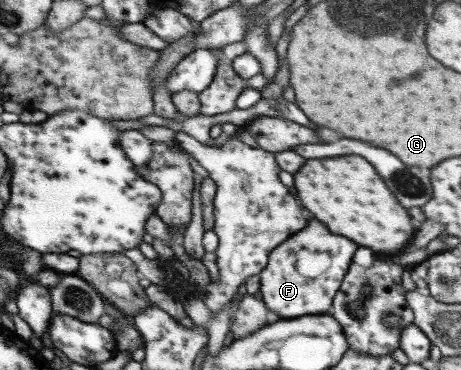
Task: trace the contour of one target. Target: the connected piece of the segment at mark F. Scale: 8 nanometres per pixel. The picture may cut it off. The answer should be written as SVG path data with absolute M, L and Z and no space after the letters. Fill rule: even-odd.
M308 219L306 227L296 231L296 235L290 235L290 239L284 239L284 243L269 252L267 264L258 274L259 292L264 305L280 319L326 314L331 309L330 301L339 289L340 279L346 273L354 251L356 243L328 233L328 229L316 219ZM312 265L318 267L318 275L306 273Z

